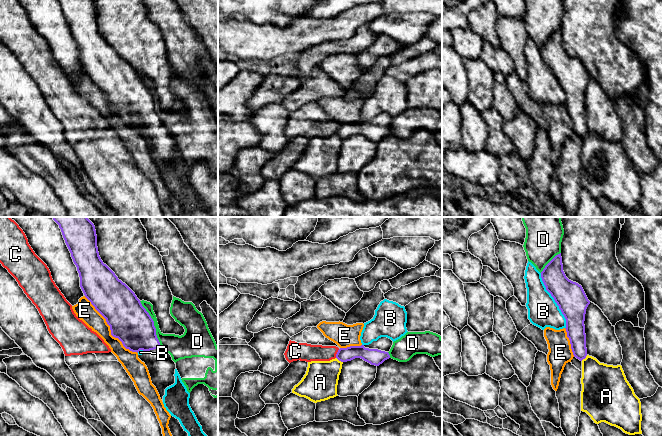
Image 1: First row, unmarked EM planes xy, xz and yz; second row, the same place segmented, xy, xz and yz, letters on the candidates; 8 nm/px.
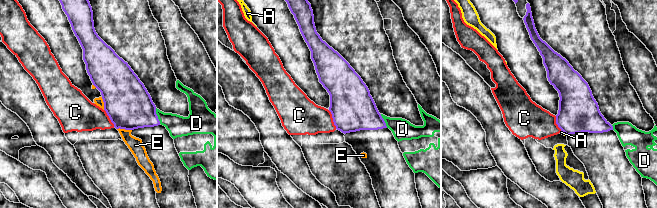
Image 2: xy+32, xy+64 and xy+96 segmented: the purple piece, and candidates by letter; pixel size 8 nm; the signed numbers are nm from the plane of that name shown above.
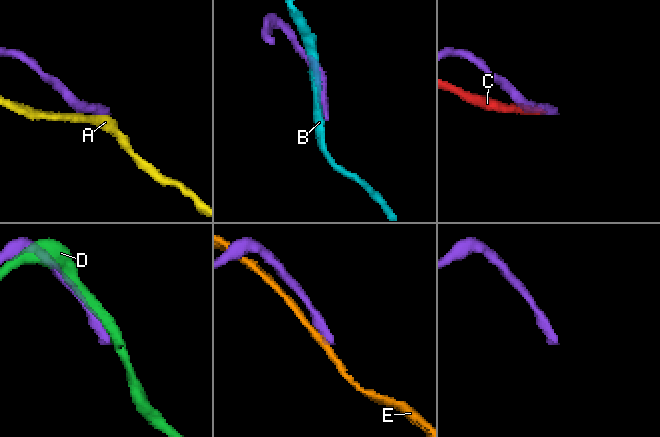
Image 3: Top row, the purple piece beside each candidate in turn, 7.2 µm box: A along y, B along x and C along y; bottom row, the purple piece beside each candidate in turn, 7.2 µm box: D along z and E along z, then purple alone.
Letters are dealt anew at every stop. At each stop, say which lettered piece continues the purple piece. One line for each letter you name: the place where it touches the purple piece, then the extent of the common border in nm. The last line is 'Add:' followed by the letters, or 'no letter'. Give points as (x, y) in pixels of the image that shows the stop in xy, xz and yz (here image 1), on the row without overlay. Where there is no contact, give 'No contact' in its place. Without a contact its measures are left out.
Add: no letter

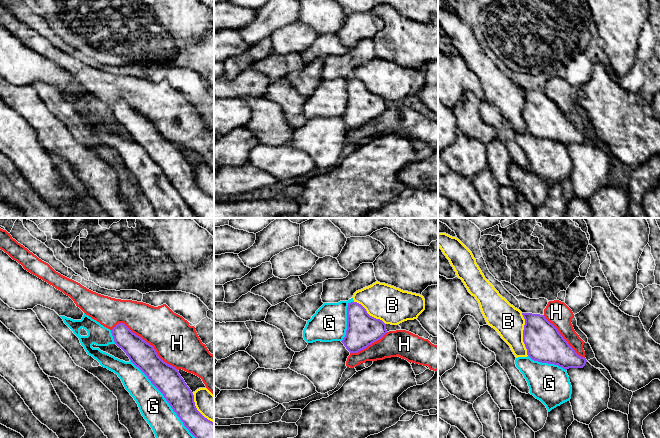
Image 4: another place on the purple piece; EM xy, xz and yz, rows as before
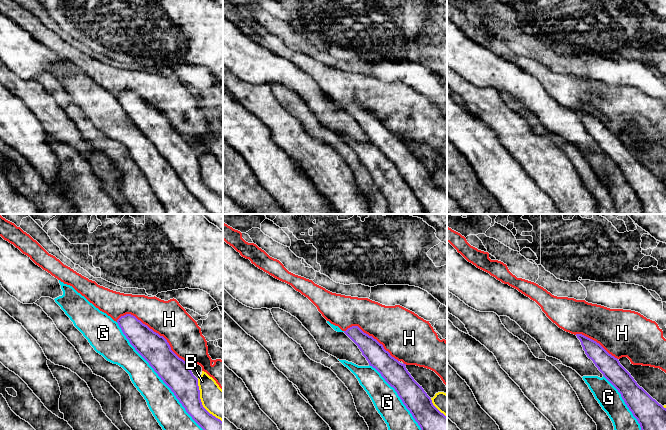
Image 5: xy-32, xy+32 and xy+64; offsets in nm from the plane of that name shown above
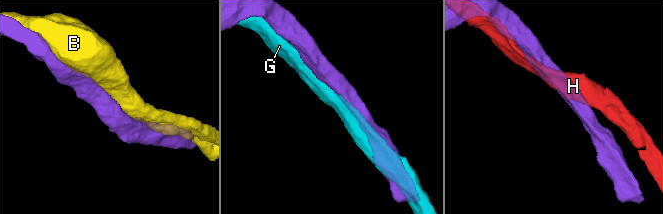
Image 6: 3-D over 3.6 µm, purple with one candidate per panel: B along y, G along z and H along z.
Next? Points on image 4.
Add: no letter

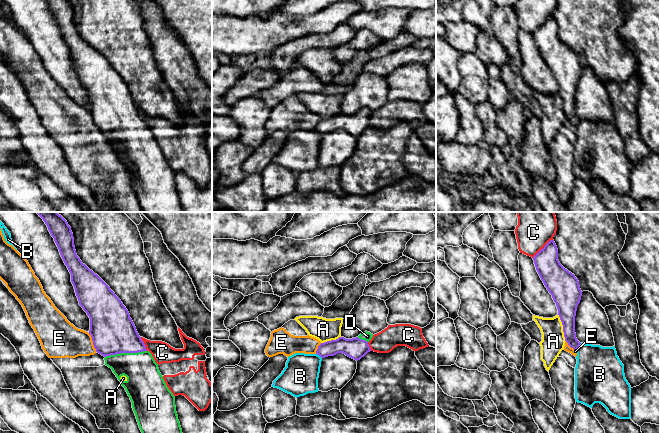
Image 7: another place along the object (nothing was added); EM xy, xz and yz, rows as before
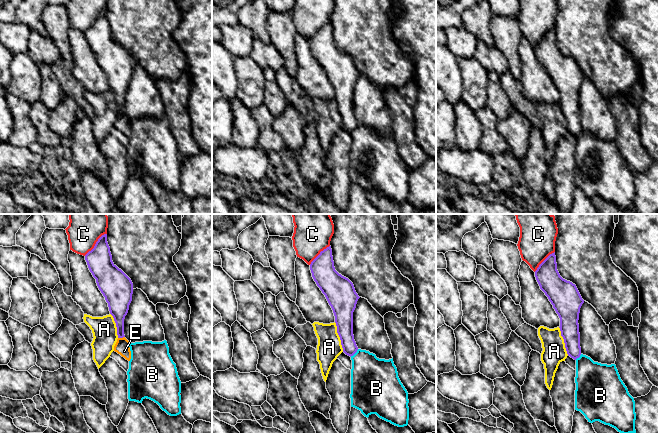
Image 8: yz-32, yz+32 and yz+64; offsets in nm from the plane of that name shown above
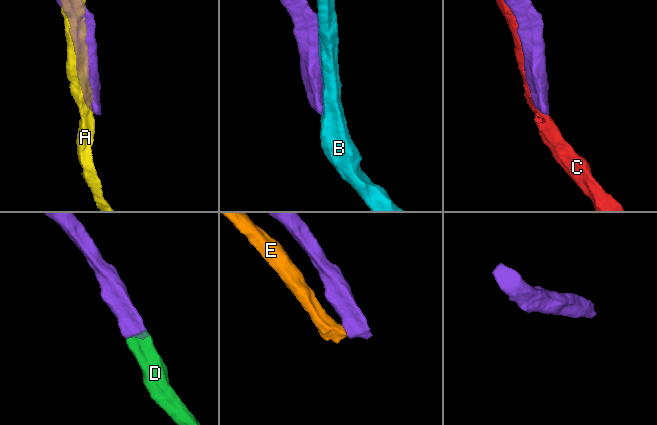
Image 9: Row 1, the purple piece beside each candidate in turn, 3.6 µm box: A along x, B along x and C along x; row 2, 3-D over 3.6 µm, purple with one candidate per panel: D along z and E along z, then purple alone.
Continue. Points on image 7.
D: Touches purple at xy (125, 128). Shared border 340 nm
Add: D

